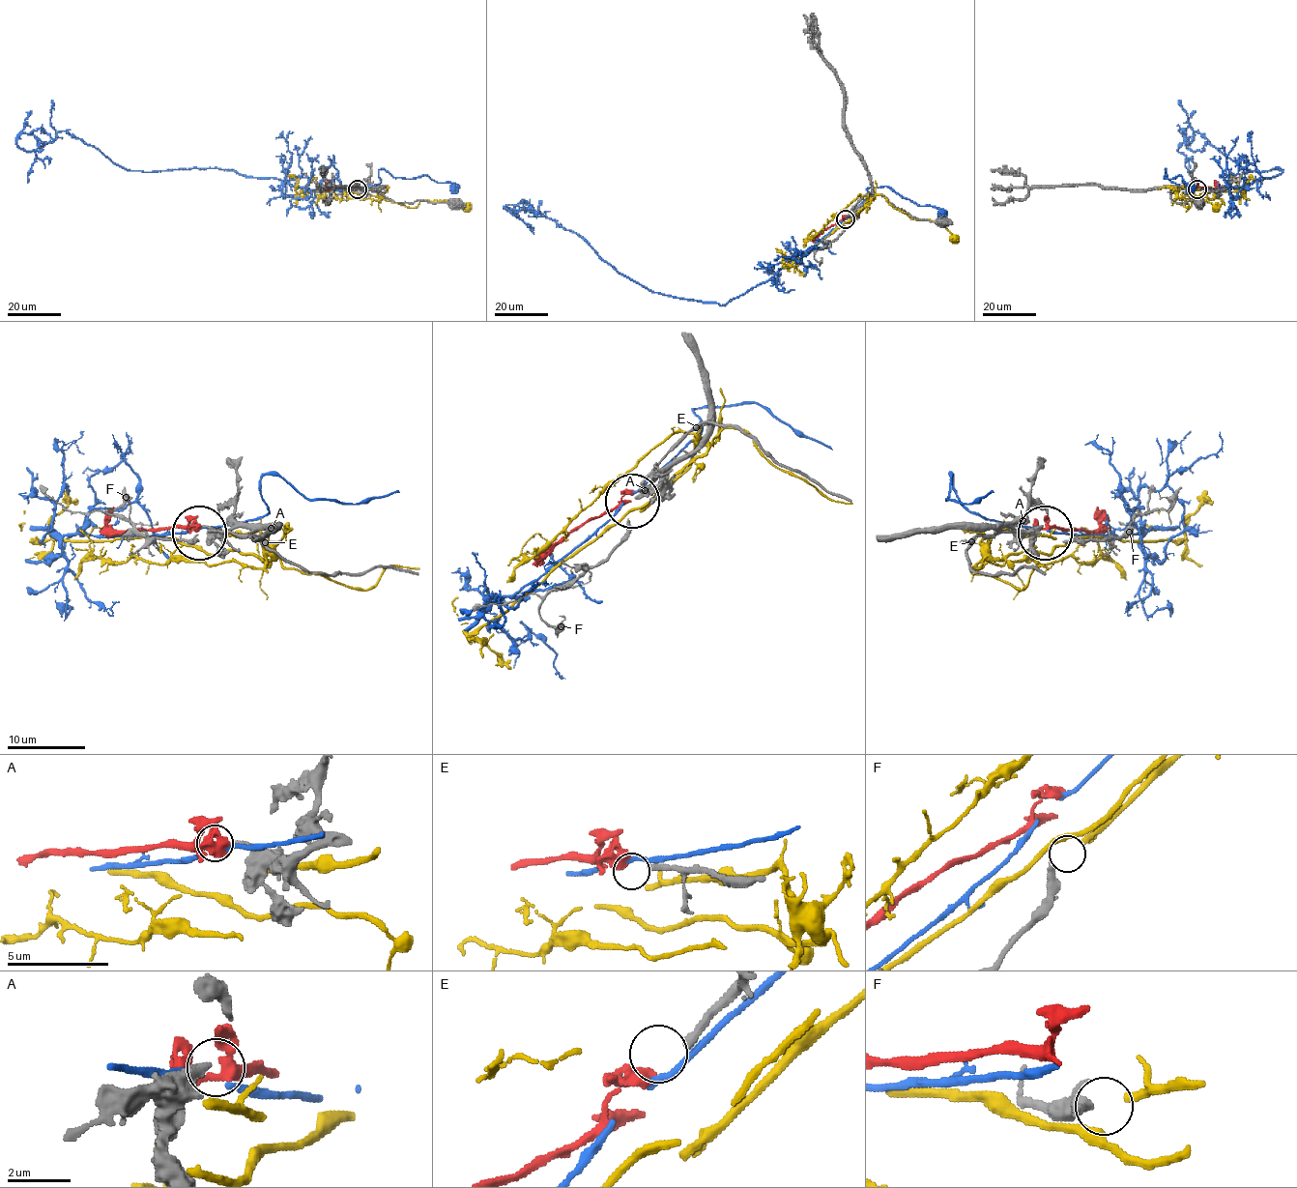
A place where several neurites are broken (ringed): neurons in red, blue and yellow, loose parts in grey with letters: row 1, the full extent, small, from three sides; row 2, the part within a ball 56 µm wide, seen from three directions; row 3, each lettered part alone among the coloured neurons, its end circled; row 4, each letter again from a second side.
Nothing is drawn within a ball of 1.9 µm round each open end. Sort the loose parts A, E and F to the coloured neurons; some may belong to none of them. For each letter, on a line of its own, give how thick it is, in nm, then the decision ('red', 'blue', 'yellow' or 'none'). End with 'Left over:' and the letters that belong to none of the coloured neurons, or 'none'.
A: 260 nm thick; red
E: 280 nm thick; none
F: 280 nm thick; yellow
Left over: E

